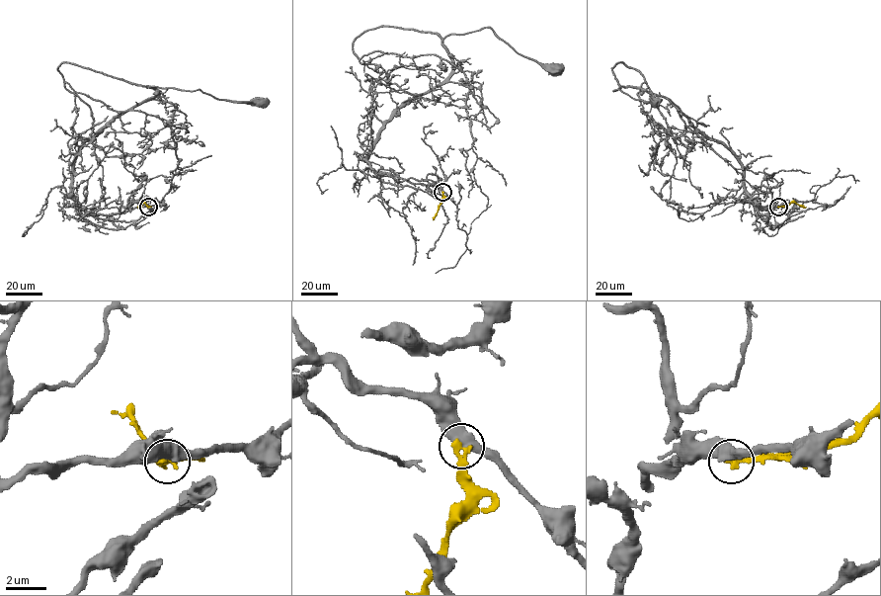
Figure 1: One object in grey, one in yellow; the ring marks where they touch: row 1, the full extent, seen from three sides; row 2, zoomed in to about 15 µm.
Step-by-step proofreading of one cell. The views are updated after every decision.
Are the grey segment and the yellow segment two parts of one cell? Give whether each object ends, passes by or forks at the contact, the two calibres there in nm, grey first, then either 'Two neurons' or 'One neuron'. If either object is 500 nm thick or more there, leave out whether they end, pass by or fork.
Thickness 550 nm (grey) against 280 nm. Two neurons

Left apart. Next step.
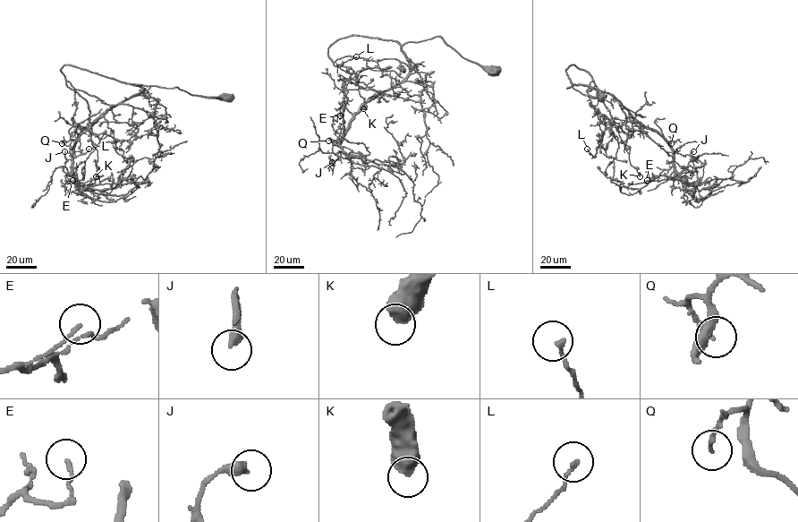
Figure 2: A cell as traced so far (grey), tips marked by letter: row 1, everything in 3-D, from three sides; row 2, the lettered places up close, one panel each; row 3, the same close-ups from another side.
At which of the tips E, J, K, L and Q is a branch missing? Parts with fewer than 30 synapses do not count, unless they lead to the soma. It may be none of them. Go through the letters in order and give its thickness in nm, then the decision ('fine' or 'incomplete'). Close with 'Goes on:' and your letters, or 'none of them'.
E: 120 nm thick; fine
J: 360 nm thick; fine
K: 600 nm thick; fine
L: 170 nm thick; fine
Q: 130 nm thick; fine
Goes on: none of them

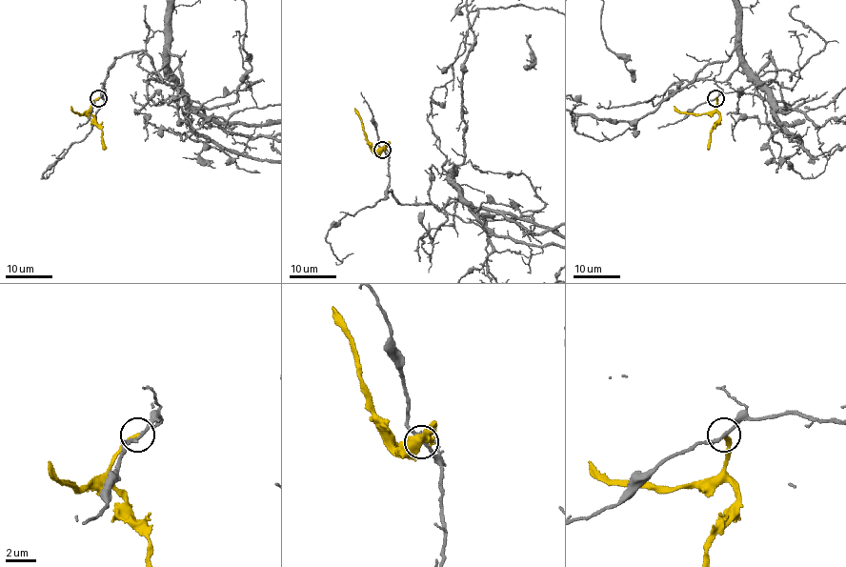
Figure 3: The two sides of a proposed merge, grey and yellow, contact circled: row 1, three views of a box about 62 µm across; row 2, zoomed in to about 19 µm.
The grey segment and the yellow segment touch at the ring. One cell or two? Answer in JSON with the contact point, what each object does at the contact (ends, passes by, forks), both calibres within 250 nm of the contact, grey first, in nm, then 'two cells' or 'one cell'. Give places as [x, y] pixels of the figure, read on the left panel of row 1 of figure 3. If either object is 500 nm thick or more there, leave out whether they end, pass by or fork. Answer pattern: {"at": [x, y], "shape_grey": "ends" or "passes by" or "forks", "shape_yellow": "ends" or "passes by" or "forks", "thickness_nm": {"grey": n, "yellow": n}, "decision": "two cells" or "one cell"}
{"at": [98, 98], "shape_grey": "passes by", "shape_yellow": "ends", "thickness_nm": {"grey": 240, "yellow": 200}, "decision": "two cells"}

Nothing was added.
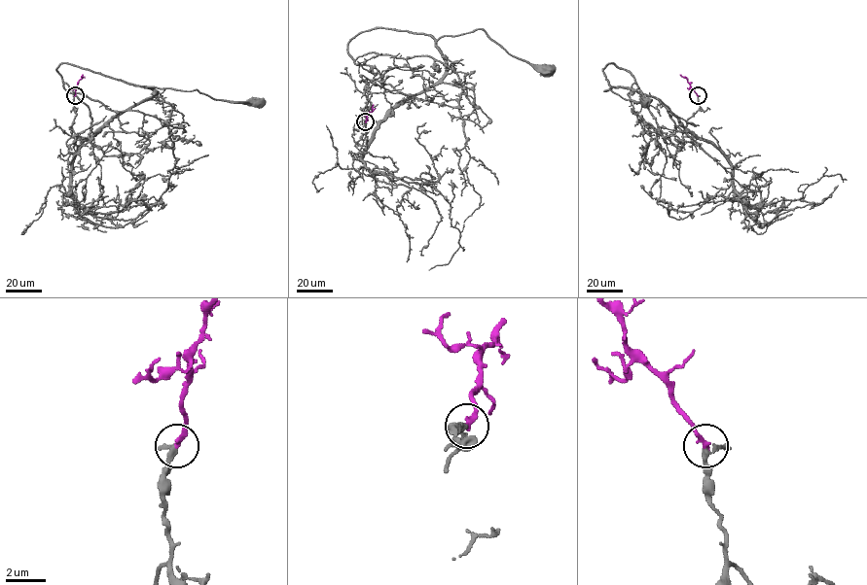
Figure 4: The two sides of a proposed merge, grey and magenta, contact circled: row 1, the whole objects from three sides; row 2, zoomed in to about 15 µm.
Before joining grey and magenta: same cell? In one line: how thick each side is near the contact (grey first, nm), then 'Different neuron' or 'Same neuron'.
Thickness 190 nm (grey) against 280 nm. Same neuron

